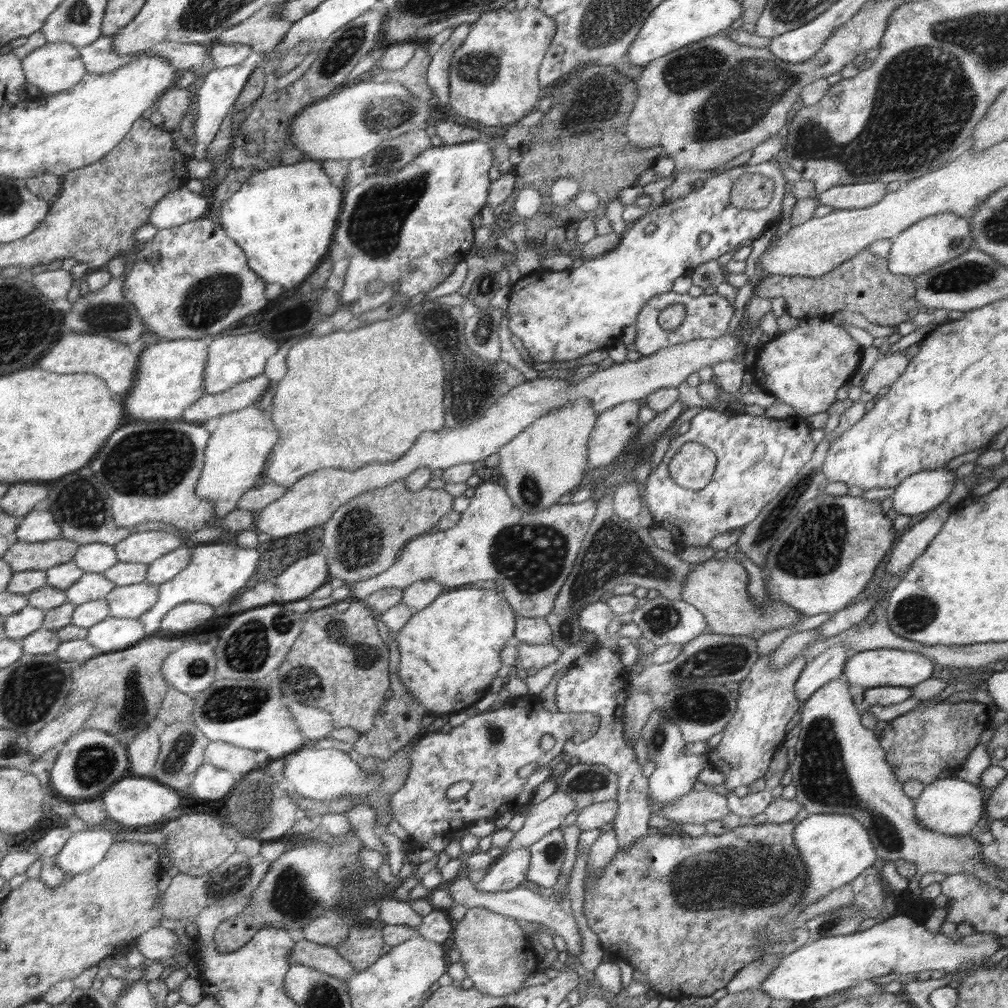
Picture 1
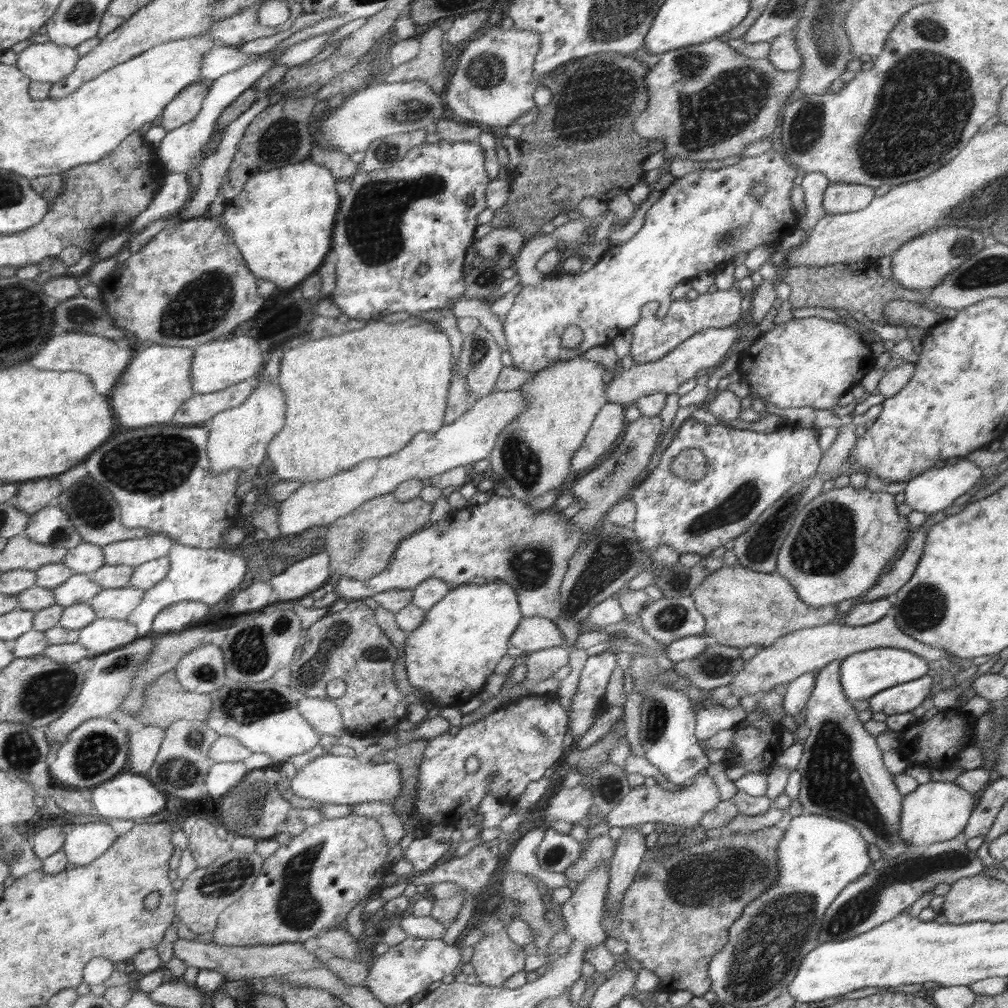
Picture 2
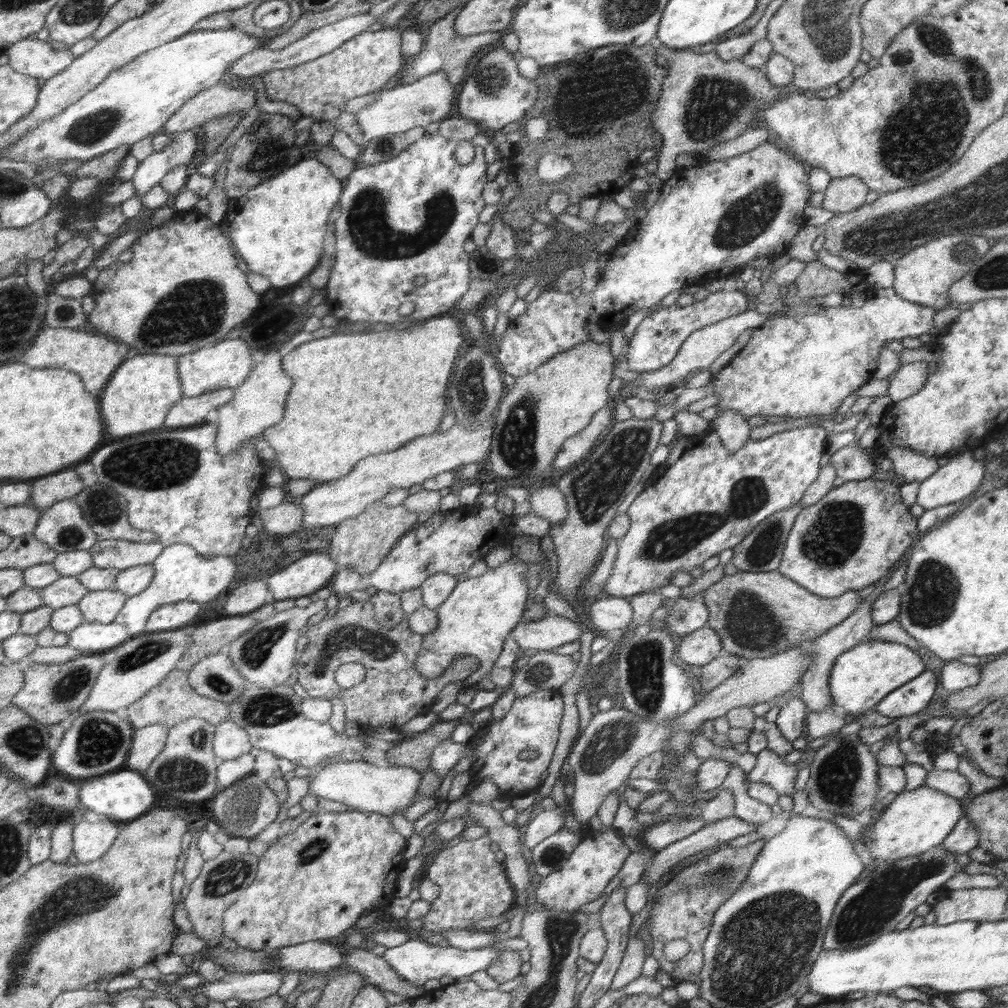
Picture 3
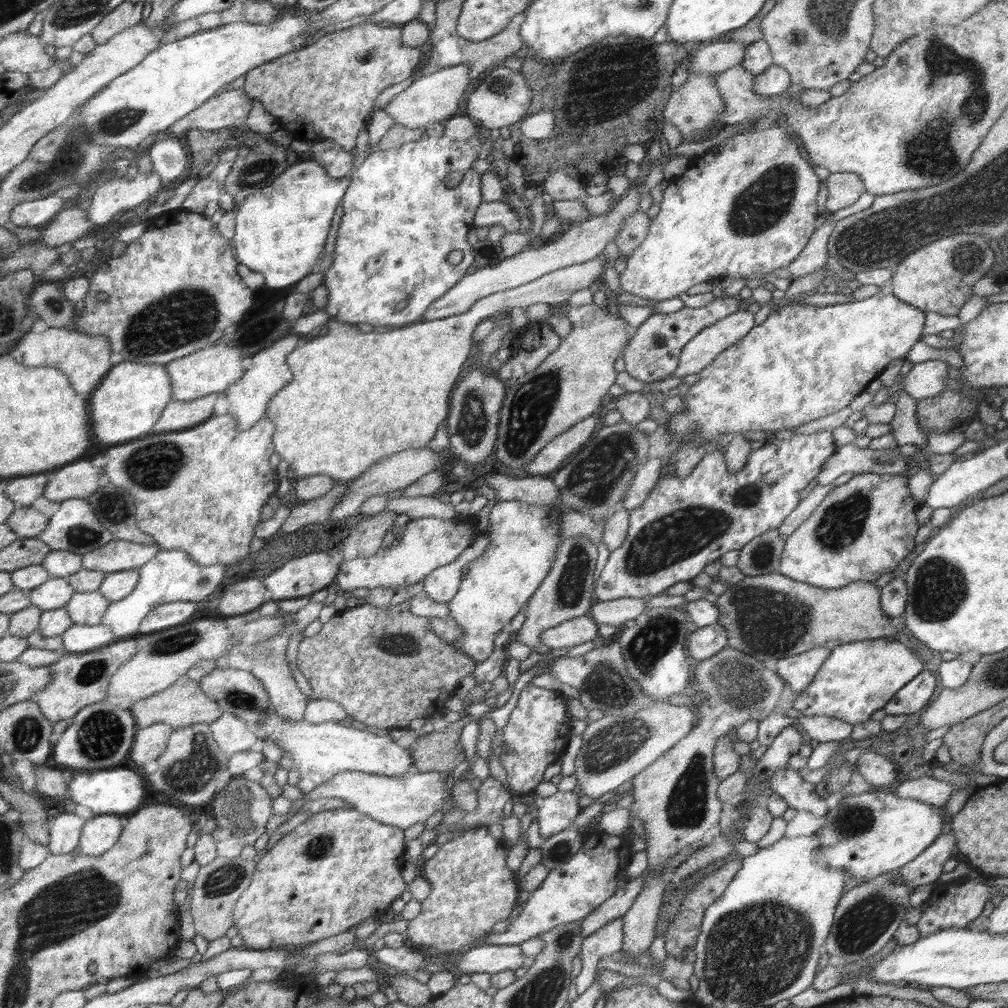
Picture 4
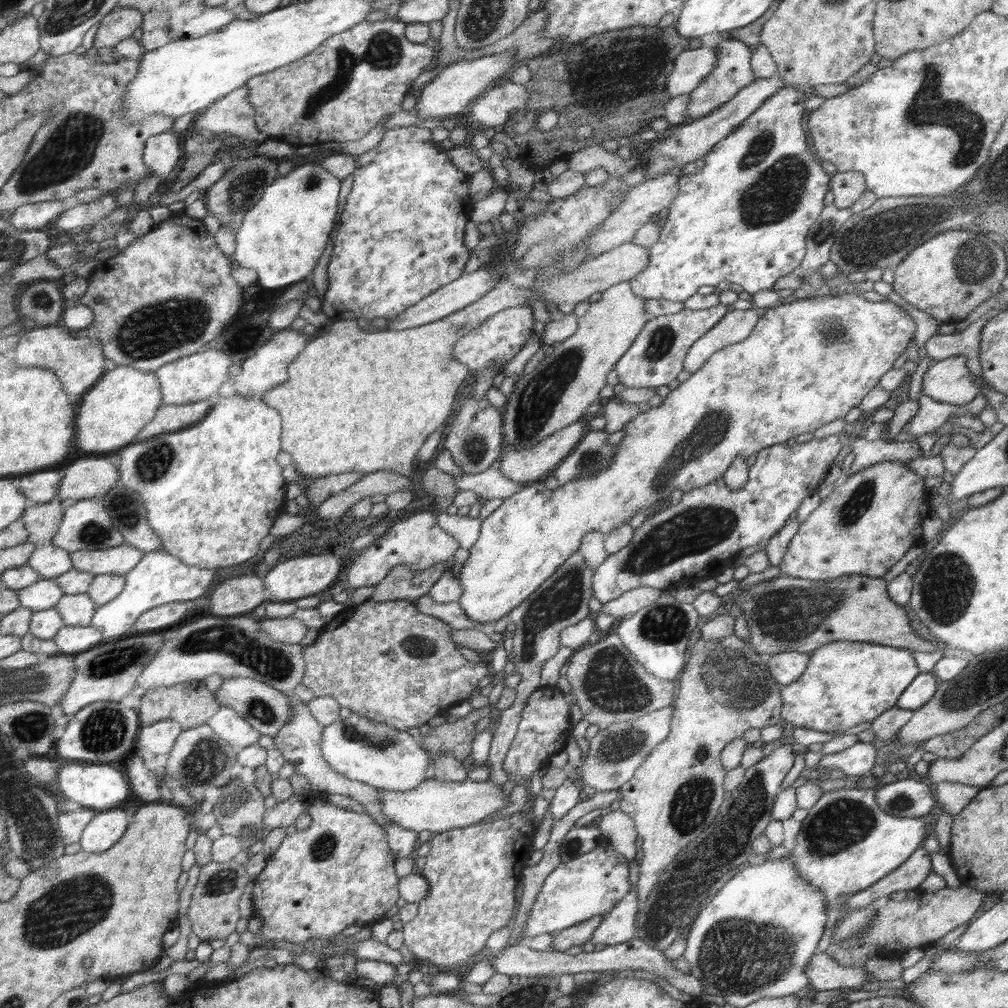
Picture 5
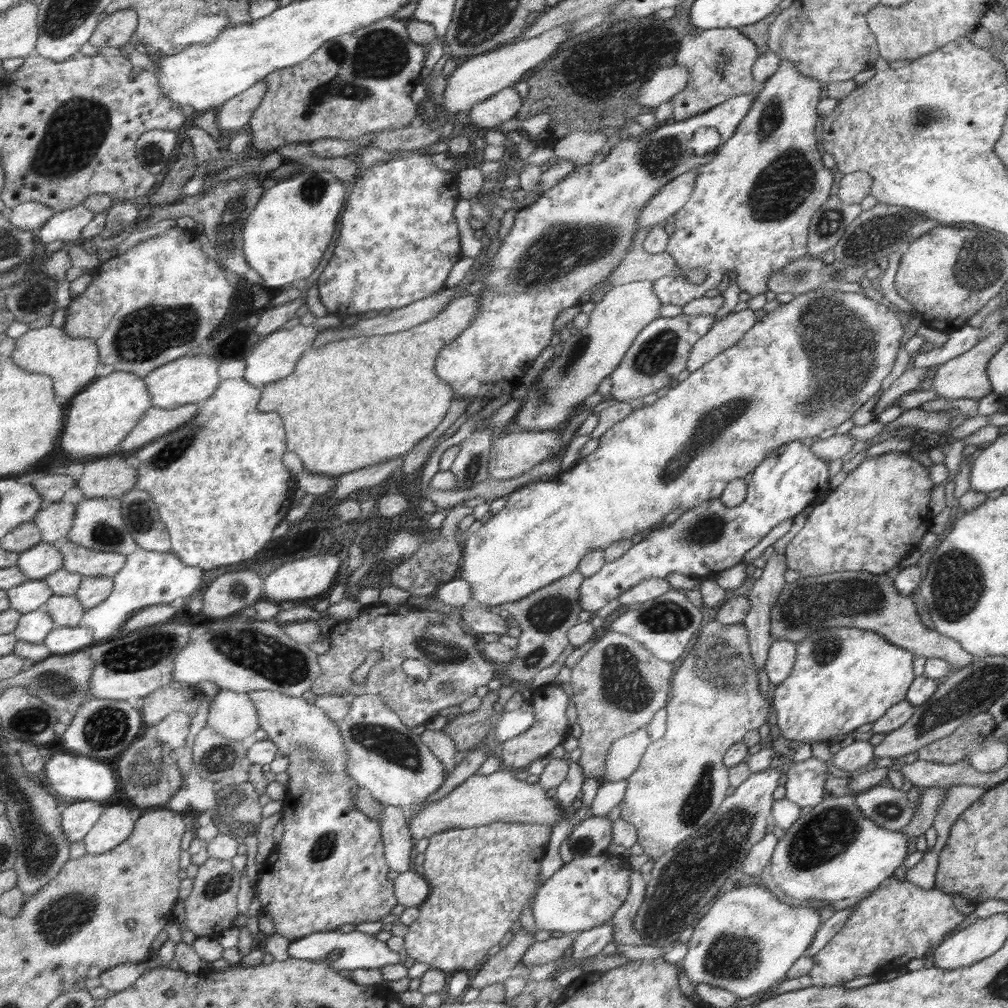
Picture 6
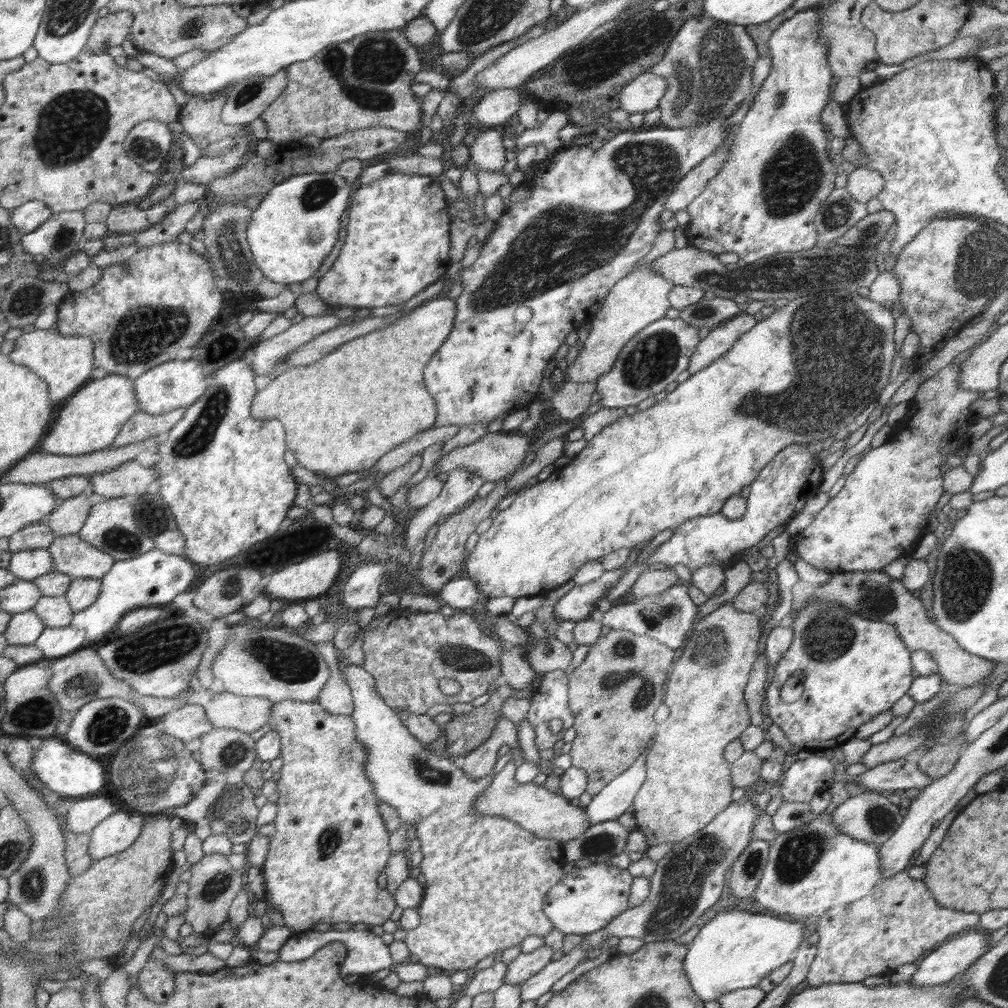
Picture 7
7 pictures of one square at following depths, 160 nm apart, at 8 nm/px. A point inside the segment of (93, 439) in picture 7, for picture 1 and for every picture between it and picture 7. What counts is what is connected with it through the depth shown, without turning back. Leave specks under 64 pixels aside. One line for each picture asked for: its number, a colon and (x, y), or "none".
1: (170, 379)
2: (157, 382)
3: (144, 388)
4: (131, 398)
5: (124, 401)
6: (98, 420)

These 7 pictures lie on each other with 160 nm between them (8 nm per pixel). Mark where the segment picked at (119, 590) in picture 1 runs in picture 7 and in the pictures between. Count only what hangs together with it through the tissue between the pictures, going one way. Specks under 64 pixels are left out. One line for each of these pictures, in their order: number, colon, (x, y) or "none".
2: (112, 603)
3: (102, 606)
4: (89, 608)
5: (77, 609)
6: (65, 611)
7: (54, 611)

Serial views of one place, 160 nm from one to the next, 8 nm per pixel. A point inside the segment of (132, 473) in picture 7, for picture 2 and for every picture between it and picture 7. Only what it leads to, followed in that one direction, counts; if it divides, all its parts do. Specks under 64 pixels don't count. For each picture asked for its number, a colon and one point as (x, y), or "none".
2: (33, 496)
3: (46, 491)
4: (80, 480)
5: (87, 478)
6: (103, 477)

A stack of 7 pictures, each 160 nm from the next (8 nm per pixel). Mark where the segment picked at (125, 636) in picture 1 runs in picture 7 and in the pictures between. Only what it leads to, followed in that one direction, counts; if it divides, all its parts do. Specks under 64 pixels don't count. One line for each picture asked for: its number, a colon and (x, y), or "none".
2: (103, 635)
3: (90, 637)
4: (79, 638)
5: (70, 640)
6: (63, 640)
7: (54, 642)

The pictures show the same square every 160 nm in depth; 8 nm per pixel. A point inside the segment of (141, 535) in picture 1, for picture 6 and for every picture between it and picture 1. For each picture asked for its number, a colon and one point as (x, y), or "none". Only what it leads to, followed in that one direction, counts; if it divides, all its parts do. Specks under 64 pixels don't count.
2: (133, 552)
3: (111, 553)
4: (119, 555)
5: (119, 560)
6: (85, 561)

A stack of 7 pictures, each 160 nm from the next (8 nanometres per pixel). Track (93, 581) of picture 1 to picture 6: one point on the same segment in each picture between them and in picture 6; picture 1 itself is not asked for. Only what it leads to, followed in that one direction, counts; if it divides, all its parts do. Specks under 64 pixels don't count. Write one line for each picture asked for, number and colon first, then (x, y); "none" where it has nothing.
2: (78, 588)
3: (67, 590)
4: (55, 593)
5: (44, 594)
6: (31, 594)

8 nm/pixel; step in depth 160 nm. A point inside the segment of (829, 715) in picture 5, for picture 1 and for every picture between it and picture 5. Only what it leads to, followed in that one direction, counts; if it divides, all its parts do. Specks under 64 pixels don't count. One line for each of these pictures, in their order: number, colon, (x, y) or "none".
1: (884, 667)
2: (862, 674)
3: (860, 677)
4: (858, 678)

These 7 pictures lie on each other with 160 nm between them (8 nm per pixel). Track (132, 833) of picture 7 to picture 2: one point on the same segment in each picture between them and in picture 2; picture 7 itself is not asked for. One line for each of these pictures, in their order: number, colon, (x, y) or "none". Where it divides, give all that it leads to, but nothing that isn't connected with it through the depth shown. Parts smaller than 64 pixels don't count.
2: (86, 842)
3: (90, 841)
4: (100, 833)
5: (106, 829)
6: (115, 825)

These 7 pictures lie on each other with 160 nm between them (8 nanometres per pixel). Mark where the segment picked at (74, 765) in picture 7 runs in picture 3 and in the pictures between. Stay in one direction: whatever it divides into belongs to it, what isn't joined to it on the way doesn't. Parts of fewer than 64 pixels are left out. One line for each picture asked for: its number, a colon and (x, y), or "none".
3: (125, 795)
4: (117, 791)
5: (100, 786)
6: (76, 777)

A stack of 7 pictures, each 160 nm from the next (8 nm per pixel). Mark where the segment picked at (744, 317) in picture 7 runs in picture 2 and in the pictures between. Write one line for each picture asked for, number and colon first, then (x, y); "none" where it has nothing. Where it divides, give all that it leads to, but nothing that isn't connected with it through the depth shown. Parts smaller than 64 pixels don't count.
2: (708, 348)
3: (709, 342)
4: (711, 342)
5: (734, 327)
6: (727, 332)

